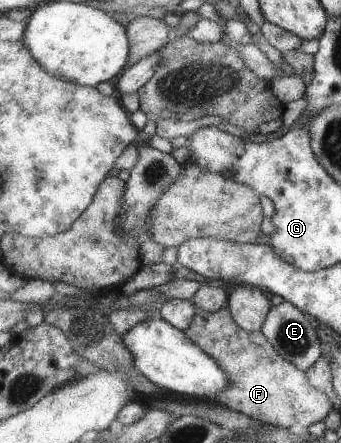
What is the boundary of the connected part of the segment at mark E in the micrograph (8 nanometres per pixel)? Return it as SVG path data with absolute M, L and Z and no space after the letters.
M291 301L281 304L274 304L271 308L262 332L267 335L268 341L274 345L276 351L288 359L290 363L295 363L302 371L310 369L320 357L322 357L322 341L318 335L319 323L302 309L298 309Z

